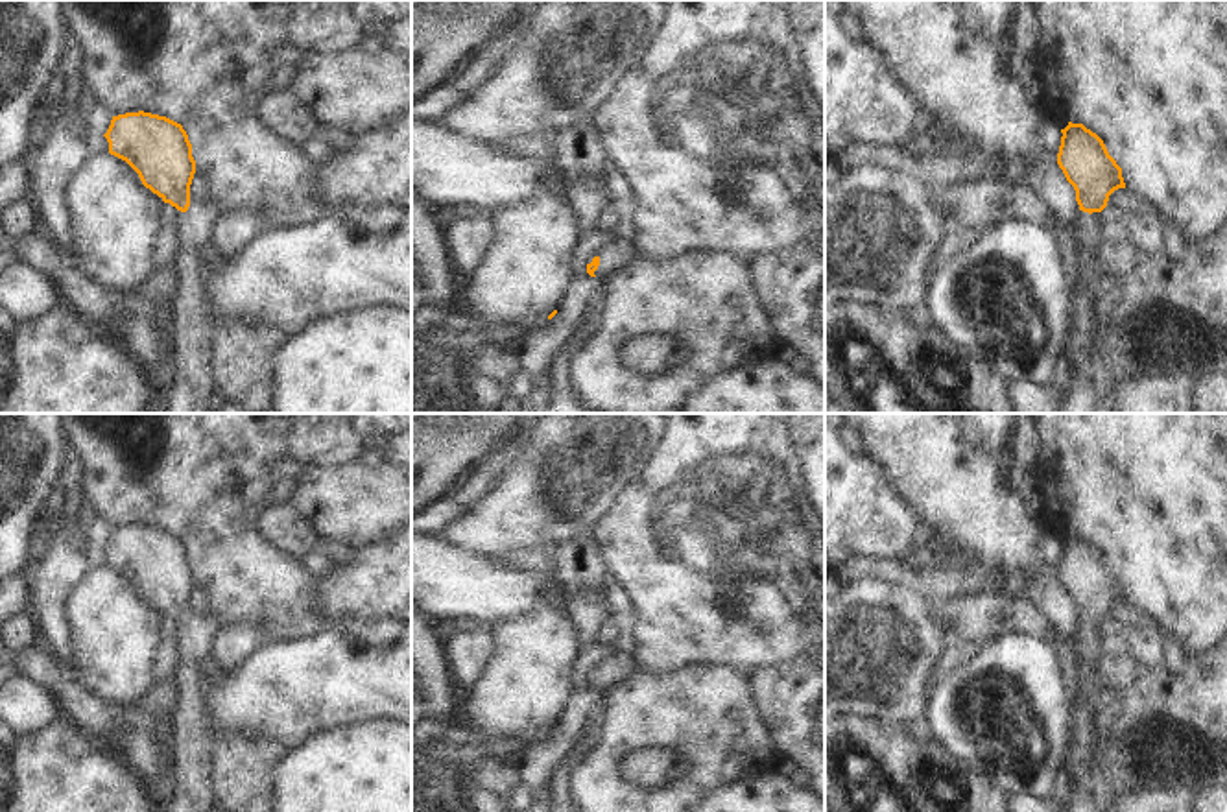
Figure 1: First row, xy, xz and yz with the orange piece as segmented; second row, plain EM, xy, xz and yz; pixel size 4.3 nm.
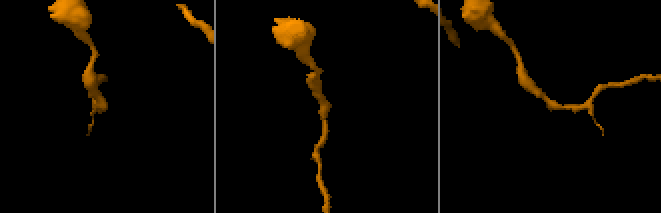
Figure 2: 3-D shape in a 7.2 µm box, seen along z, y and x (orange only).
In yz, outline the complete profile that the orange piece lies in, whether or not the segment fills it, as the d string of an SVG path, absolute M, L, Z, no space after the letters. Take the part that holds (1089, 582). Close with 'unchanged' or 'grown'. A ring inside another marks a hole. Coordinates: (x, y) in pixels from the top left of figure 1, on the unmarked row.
M1072 537L1061 543L1061 559L1057 578L1066 594L1076 603L1079 627L1072 635L1076 644L1078 698L1072 707L1072 734L1068 755L1072 762L1074 797L1063 812L1098 812L1087 771L1090 764L1090 707L1092 699L1105 694L1100 674L1103 659L1103 639L1100 626L1107 620L1109 609L1126 602L1122 581L1109 568L1103 554L1083 537Z | grown

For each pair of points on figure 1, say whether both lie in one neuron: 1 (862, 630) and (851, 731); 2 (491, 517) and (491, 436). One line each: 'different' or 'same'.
1: different
2: different

